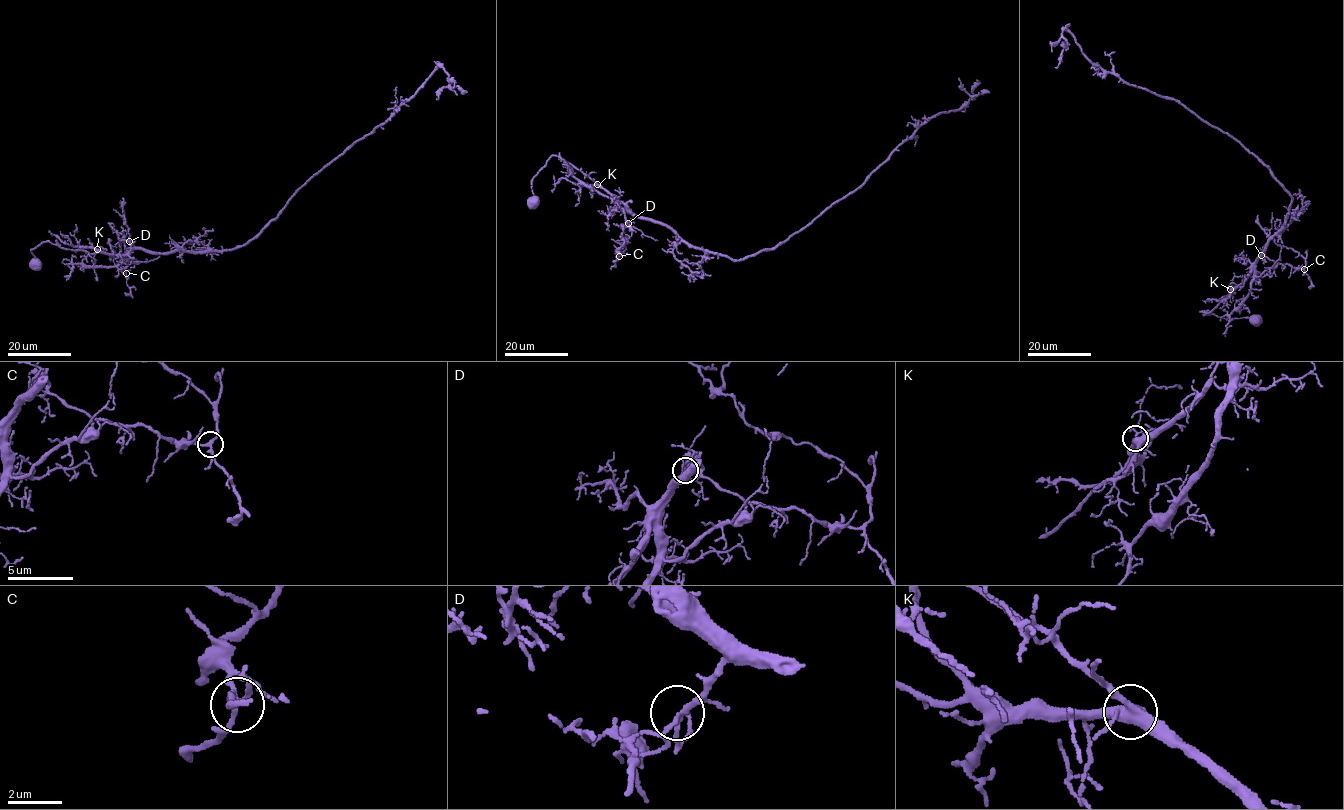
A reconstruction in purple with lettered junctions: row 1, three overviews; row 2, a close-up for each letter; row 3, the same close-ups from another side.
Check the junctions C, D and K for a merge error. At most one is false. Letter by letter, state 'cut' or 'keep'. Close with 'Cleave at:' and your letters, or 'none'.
C: keep
D: cut
K: keep
Cleave at: D

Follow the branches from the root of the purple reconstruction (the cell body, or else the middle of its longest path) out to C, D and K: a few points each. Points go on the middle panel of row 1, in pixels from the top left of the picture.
C: (533, 203), (532, 180), (550, 157), (558, 156), (572, 164), (621, 201), (633, 216), (623, 226), (619, 256)
D: (533, 203), (530, 203), (534, 197), (532, 178), (550, 157), (558, 156), (621, 201), (633, 216), (628, 223)
K: (533, 203), (530, 203), (534, 197), (532, 178), (552, 155), (572, 164), (597, 184)

